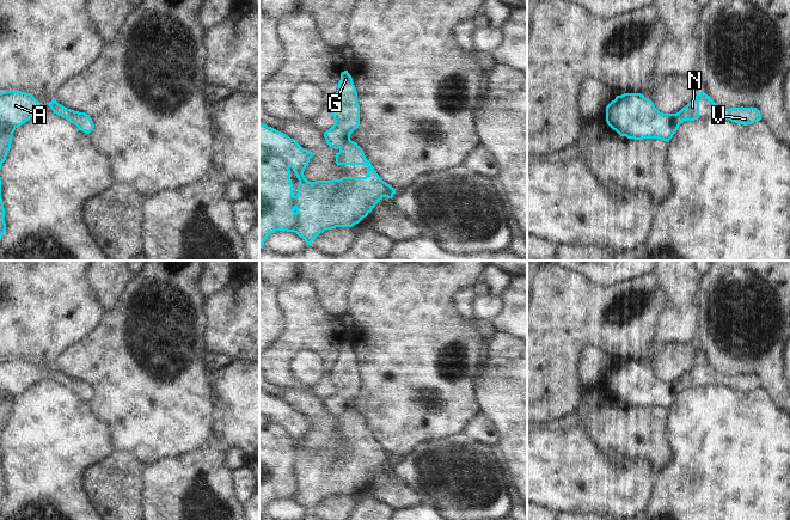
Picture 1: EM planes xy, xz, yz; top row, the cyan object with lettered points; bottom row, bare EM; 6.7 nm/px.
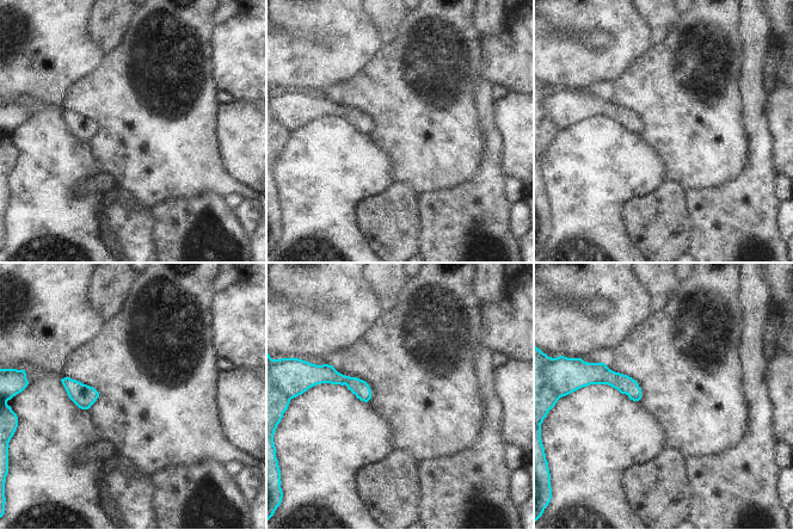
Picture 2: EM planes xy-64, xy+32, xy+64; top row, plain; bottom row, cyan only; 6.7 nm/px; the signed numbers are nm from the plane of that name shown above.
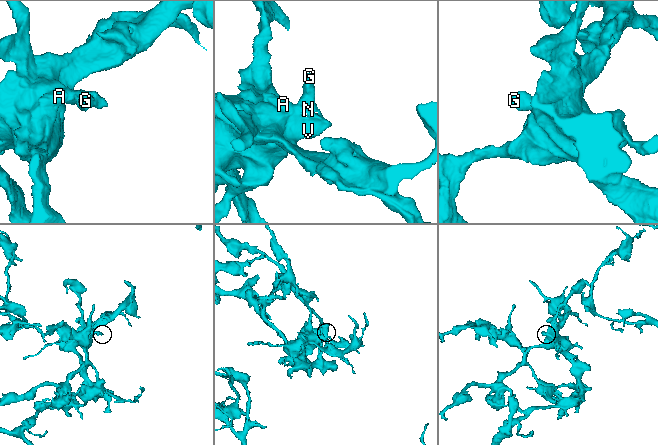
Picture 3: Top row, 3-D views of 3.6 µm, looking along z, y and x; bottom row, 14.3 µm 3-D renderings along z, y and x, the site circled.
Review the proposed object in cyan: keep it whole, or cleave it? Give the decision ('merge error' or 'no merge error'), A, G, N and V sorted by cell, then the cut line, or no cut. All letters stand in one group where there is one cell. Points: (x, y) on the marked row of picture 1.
no merge error; groups A G N V; cut none

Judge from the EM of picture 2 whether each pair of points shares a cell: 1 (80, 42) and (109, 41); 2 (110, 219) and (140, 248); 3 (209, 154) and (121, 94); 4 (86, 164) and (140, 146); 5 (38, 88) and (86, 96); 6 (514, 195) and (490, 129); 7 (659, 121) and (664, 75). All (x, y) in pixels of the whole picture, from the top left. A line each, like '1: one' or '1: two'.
1: two
2: one
3: one
4: two
5: two
6: two
7: one

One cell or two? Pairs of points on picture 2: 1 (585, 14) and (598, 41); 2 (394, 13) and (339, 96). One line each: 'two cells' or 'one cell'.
1: two cells
2: two cells

